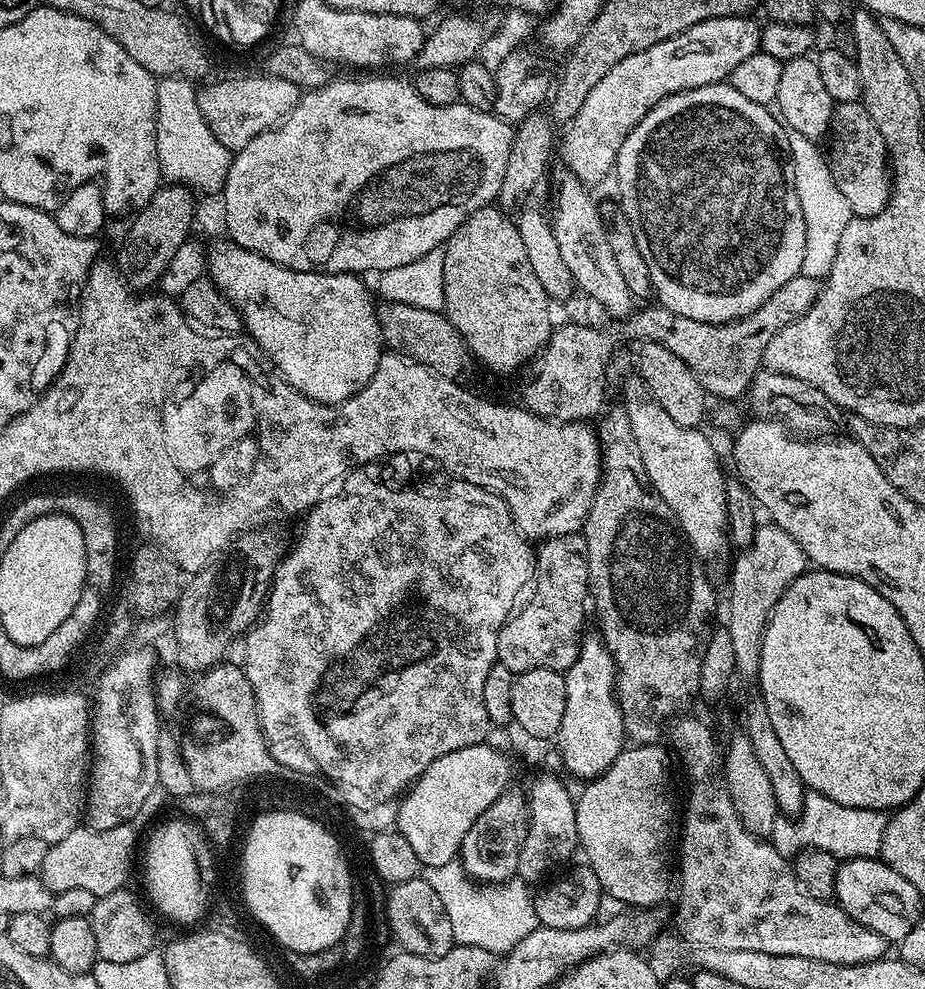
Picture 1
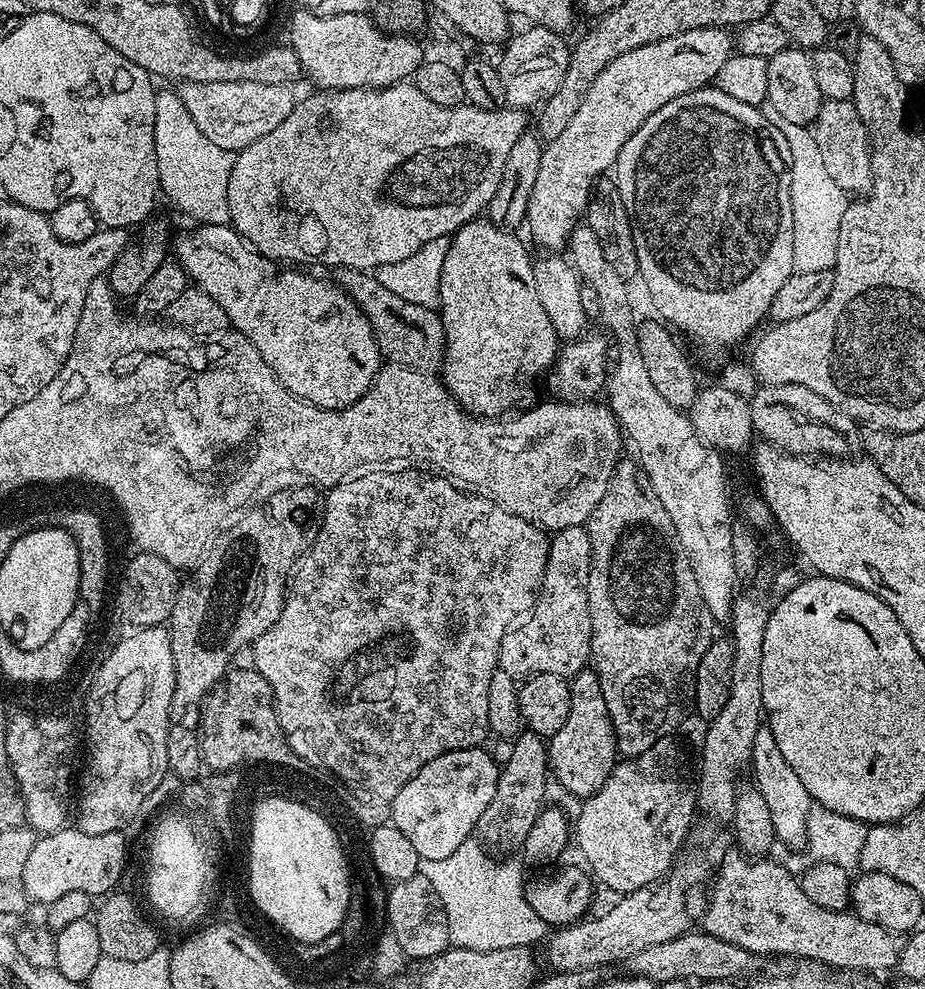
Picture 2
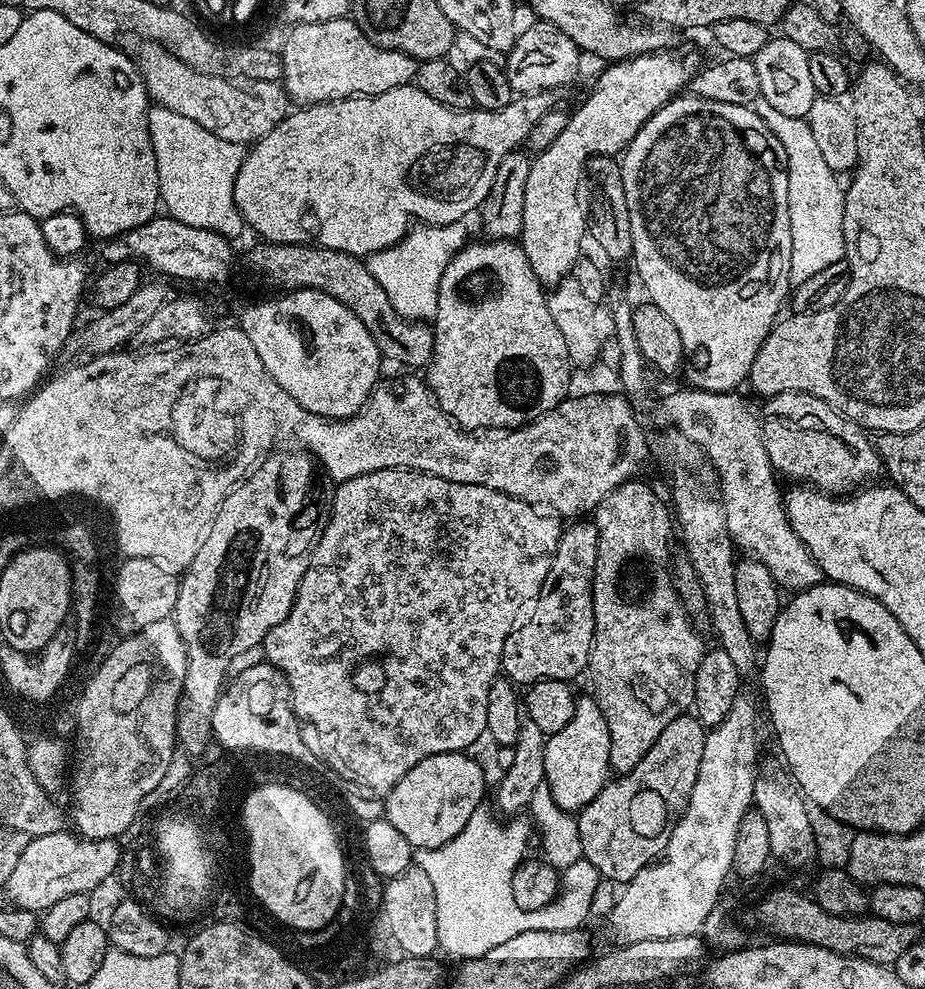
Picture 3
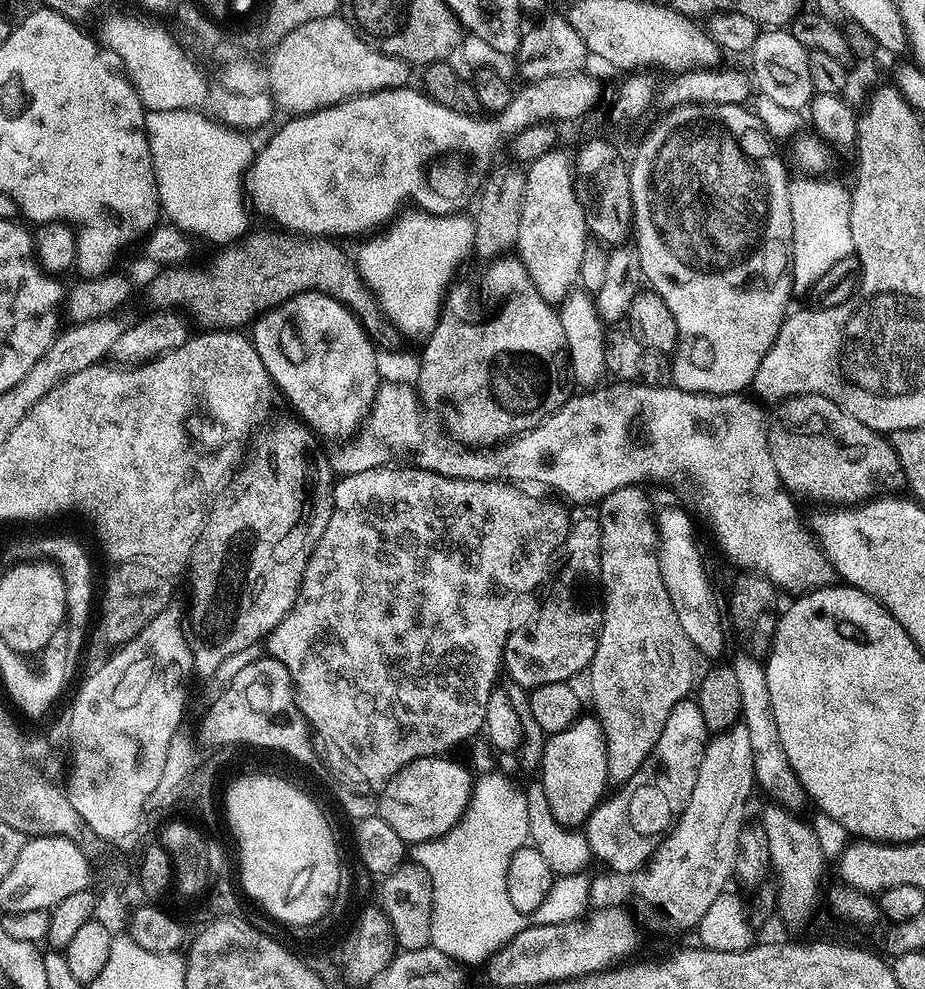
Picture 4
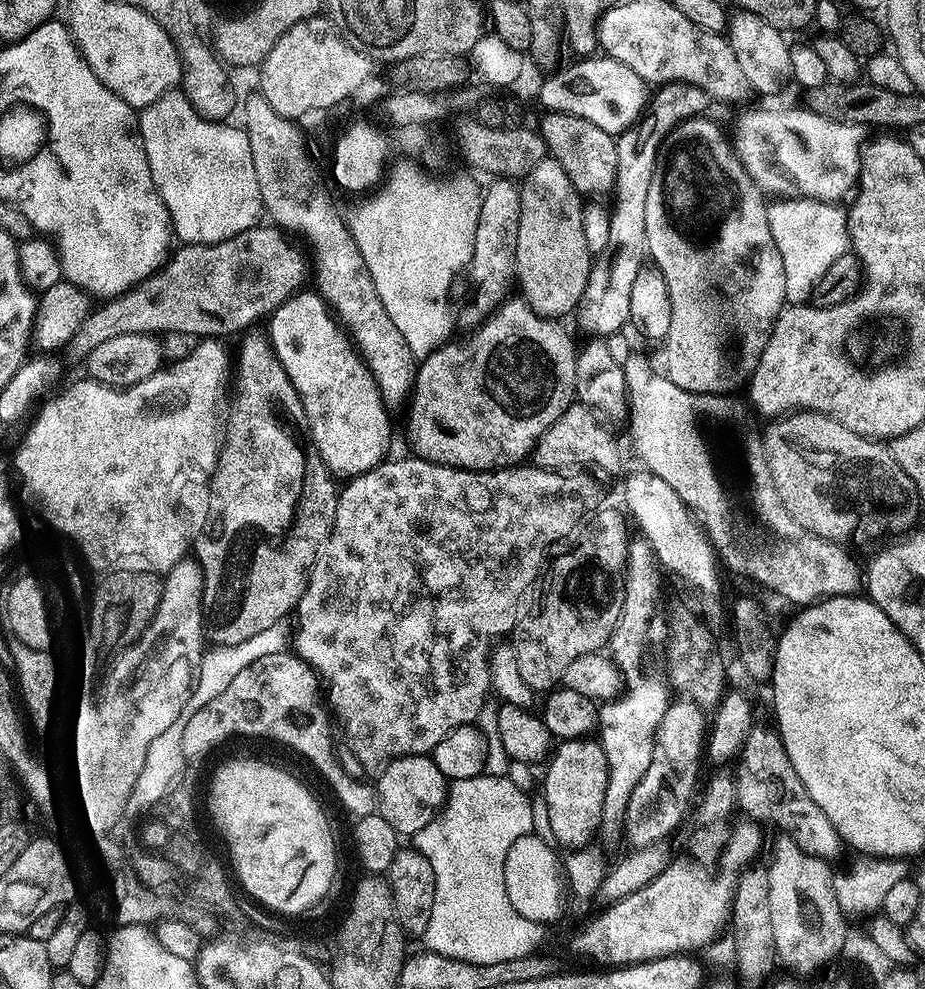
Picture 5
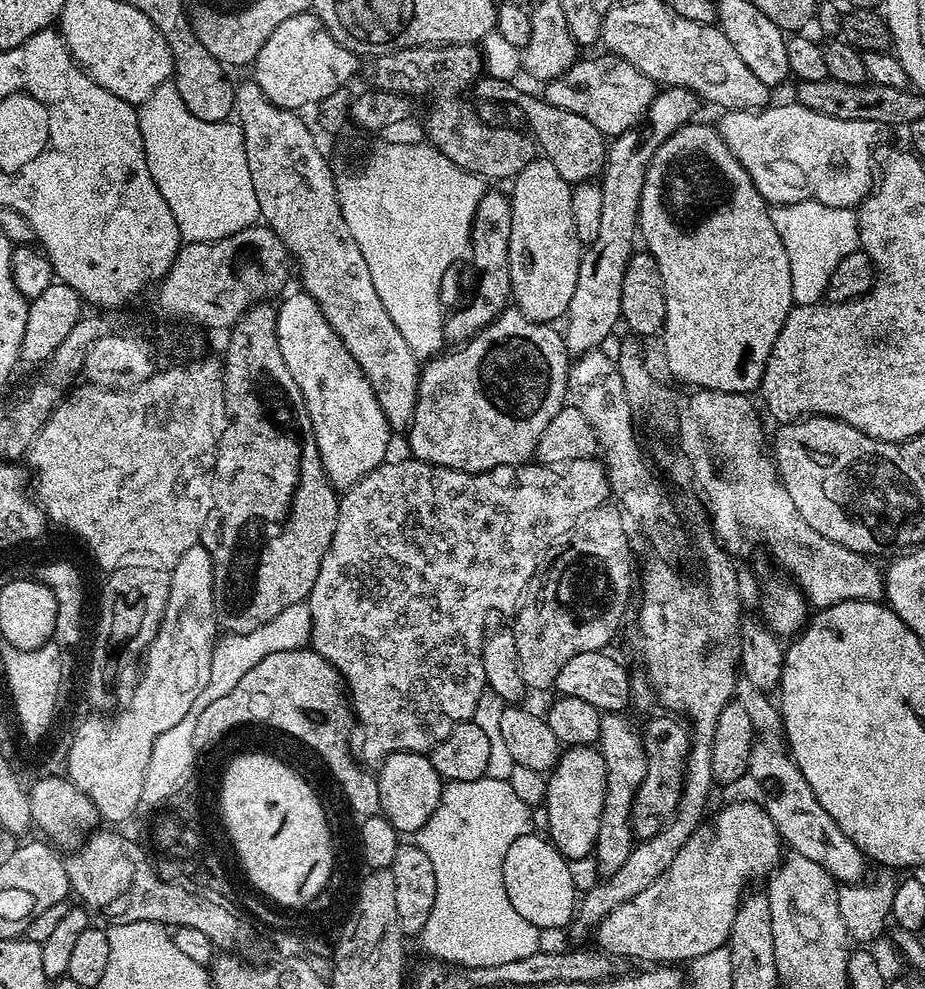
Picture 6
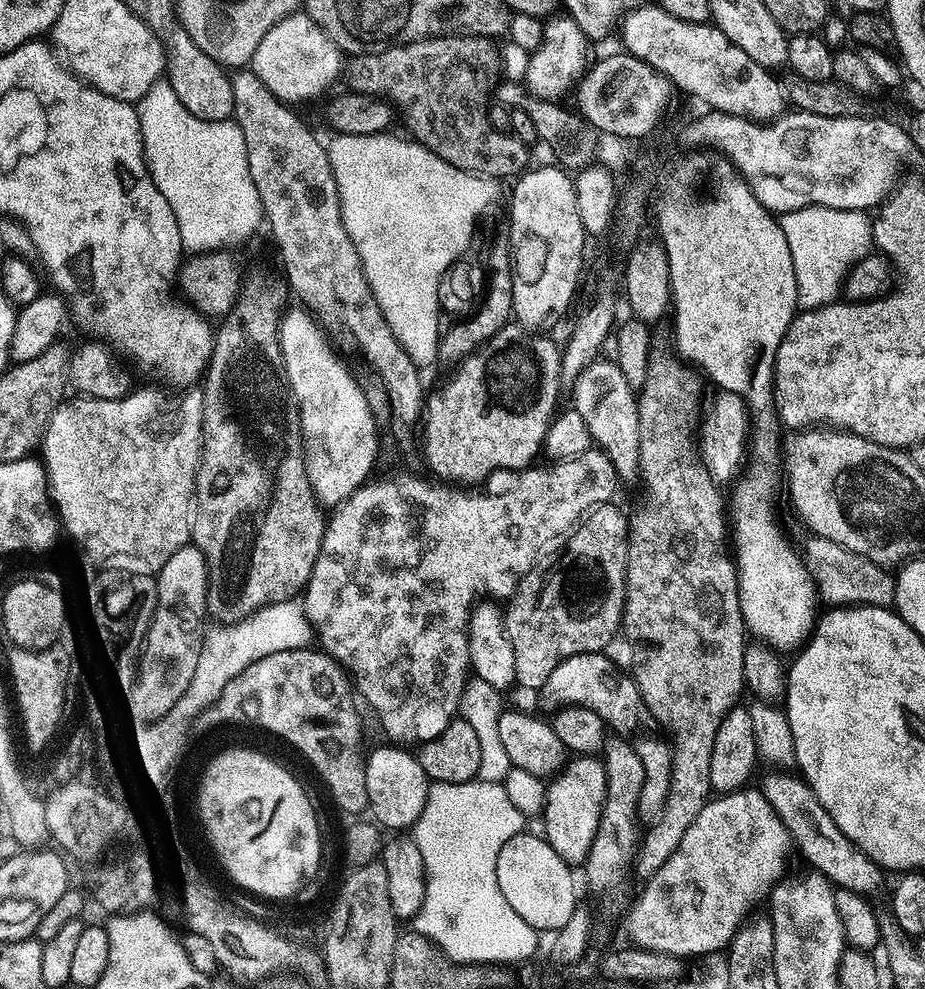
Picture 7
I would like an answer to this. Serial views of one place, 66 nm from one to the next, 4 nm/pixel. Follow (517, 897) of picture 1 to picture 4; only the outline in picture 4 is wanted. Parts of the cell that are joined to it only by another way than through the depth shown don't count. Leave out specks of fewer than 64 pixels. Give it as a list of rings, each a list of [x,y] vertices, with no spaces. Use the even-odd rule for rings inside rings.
[[[498,771],[481,775],[472,785],[472,797],[460,821],[446,834],[436,840],[427,840],[415,845],[410,856],[415,863],[422,865],[432,879],[432,931],[431,947],[450,954],[450,958],[459,960],[465,966],[483,965],[491,960],[495,952],[510,943],[527,925],[558,925],[562,922],[581,919],[589,907],[591,879],[585,873],[559,877],[542,904],[526,916],[514,908],[507,892],[508,867],[515,852],[529,843],[527,826],[527,798],[525,789],[516,785],[511,776],[503,776]]]

